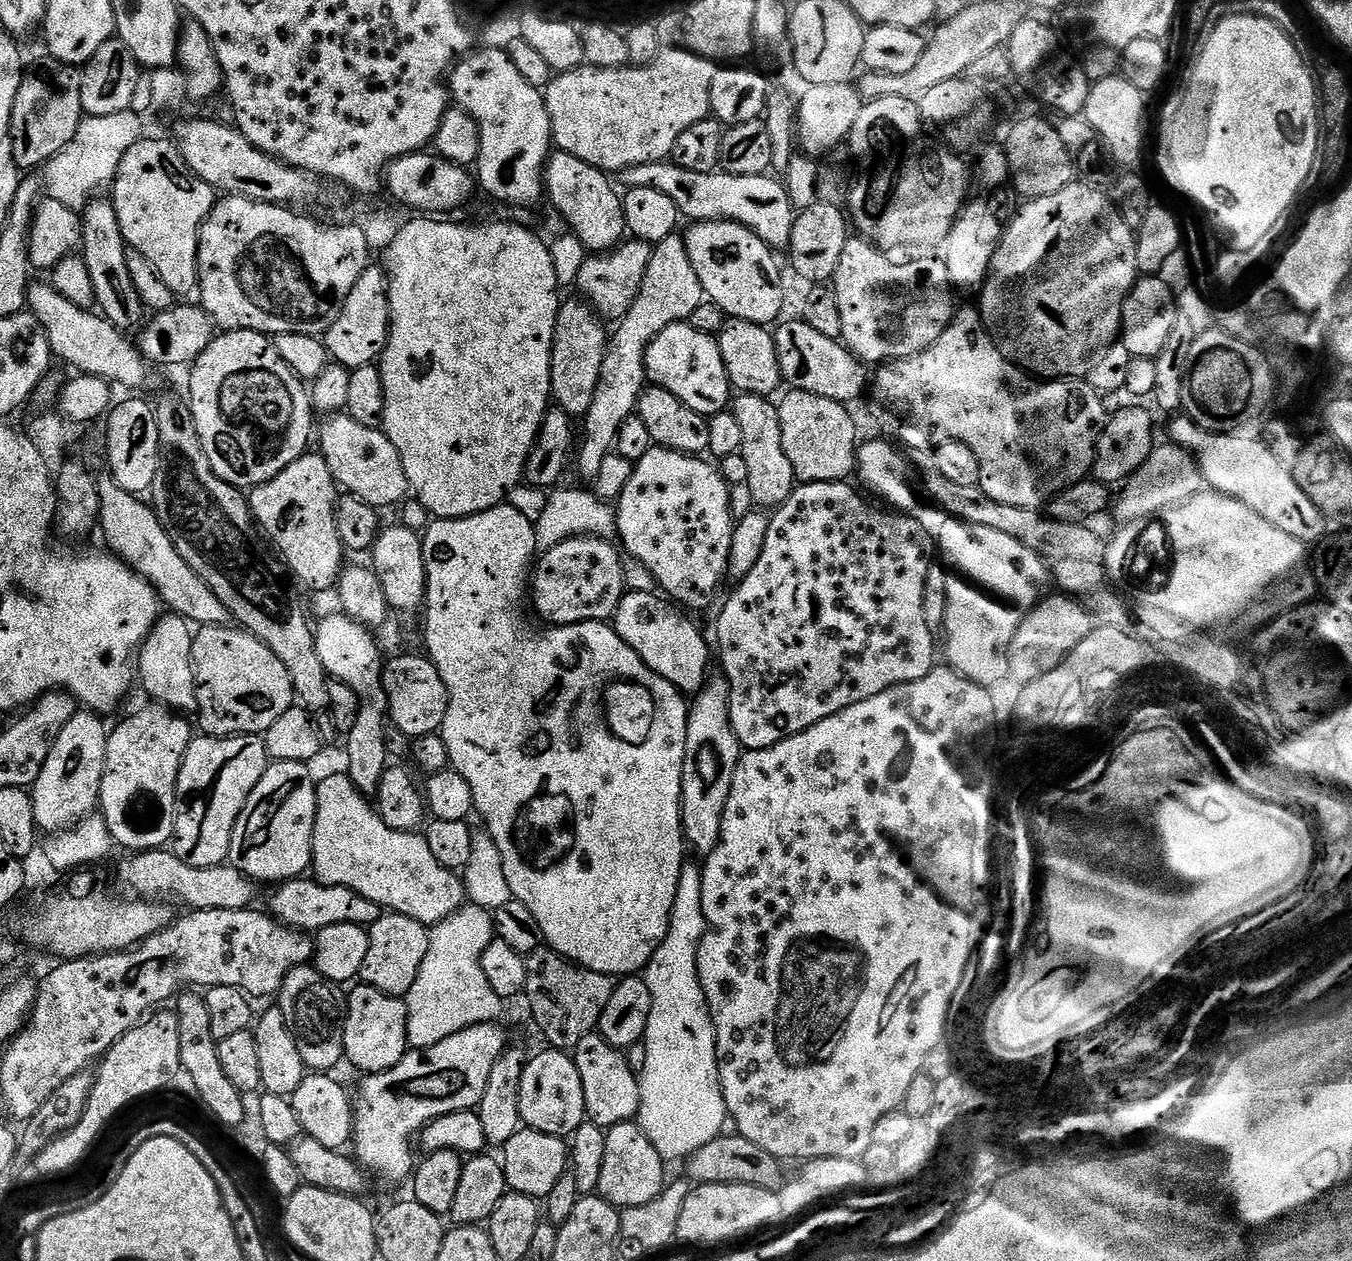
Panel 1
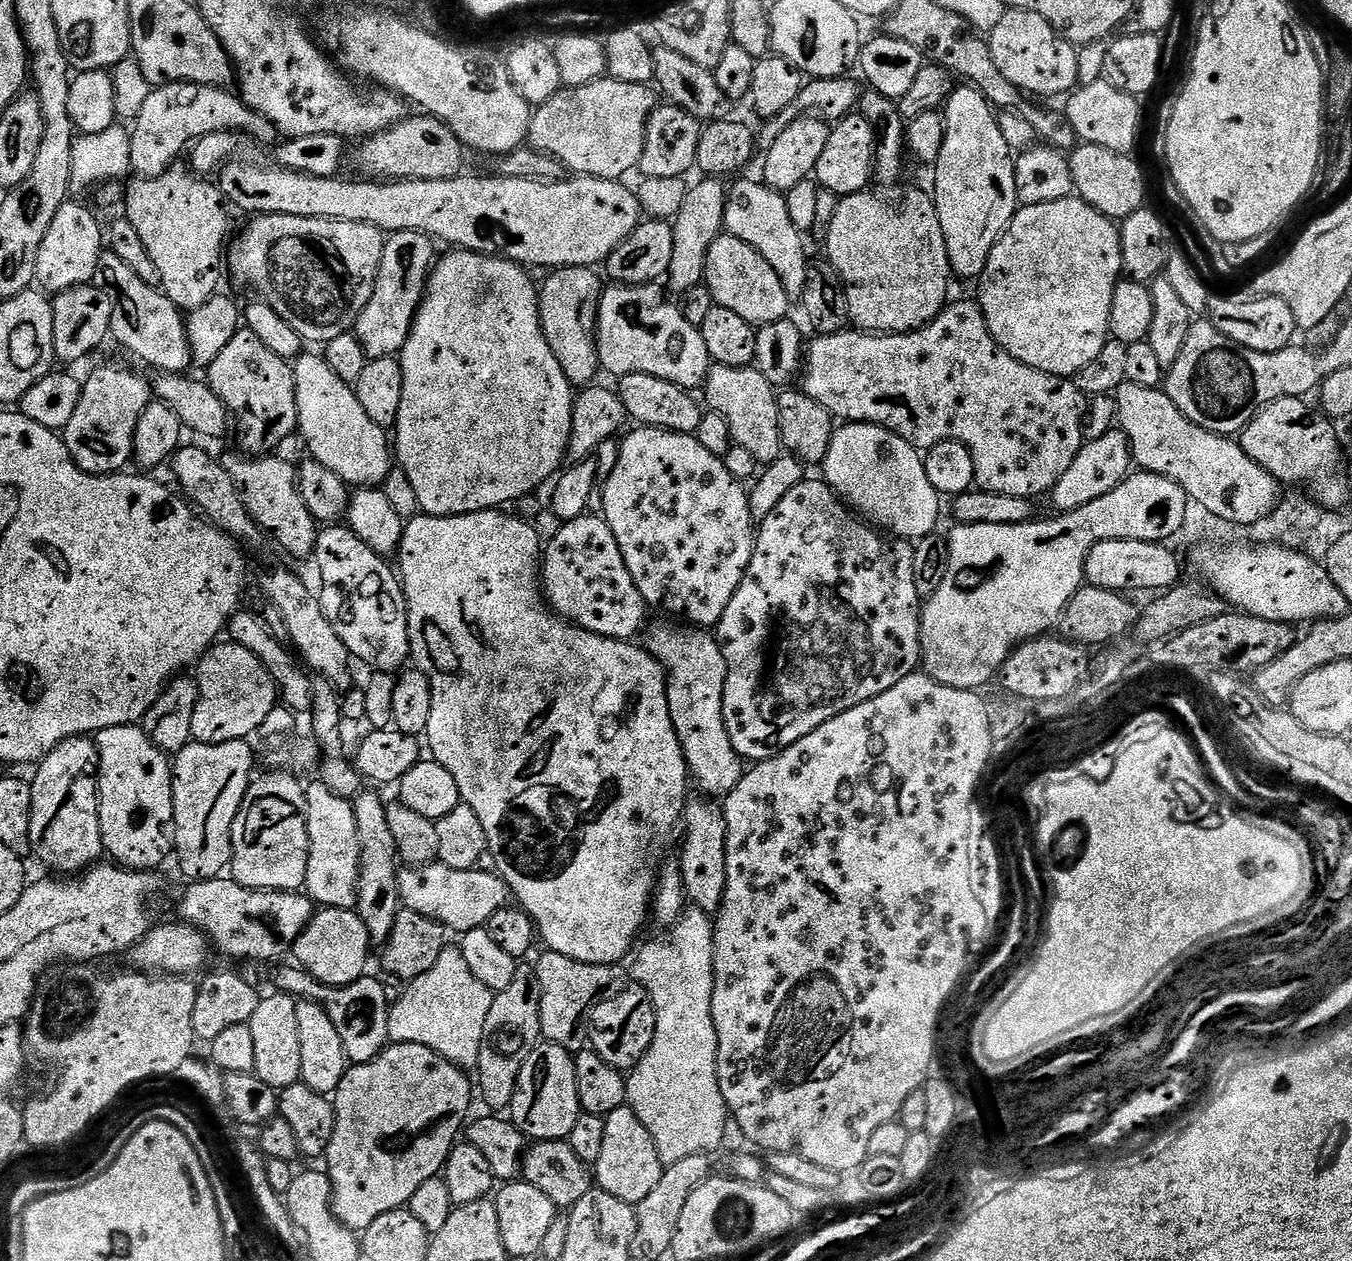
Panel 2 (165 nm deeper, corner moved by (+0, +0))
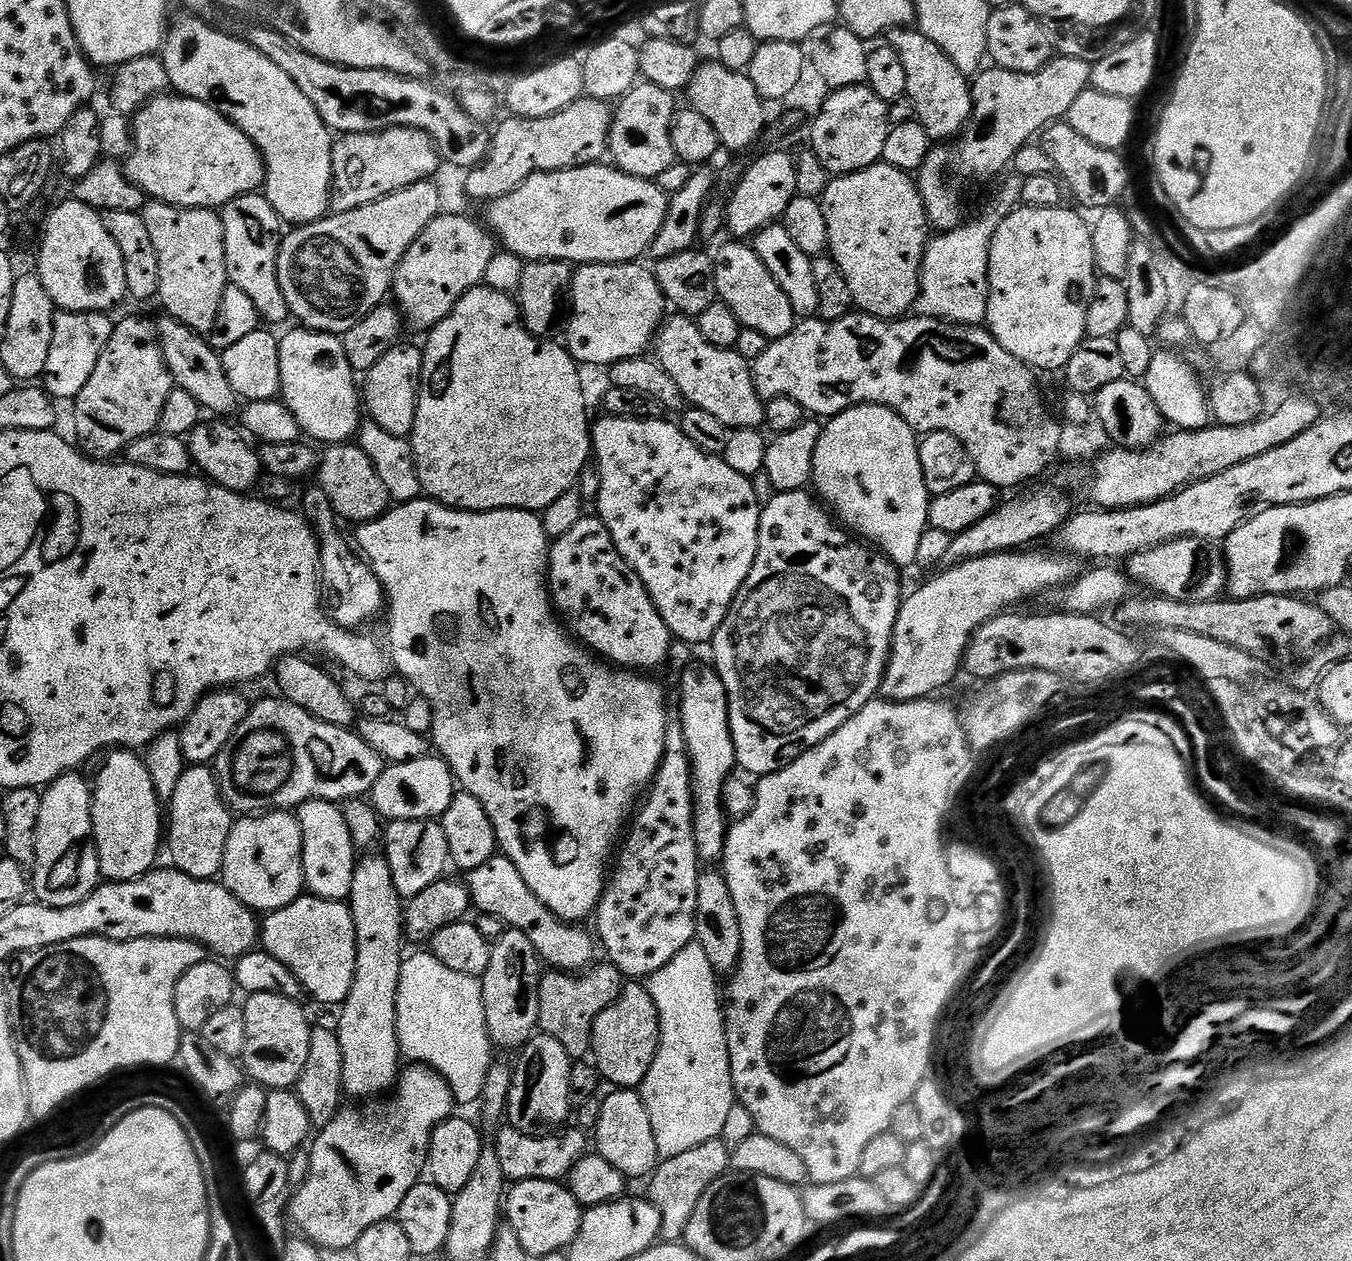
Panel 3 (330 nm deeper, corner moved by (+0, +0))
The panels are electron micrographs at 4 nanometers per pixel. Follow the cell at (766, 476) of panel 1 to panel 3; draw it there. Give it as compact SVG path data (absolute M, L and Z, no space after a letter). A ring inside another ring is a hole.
M672 314L660 325L654 337L654 358L674 378L678 390L693 408L714 414L730 430L765 427L765 401L754 386L750 362L731 348L719 348L702 338L695 319L683 314Z

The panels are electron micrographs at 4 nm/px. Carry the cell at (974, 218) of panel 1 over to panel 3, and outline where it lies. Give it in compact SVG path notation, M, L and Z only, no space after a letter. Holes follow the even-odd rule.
M915 27L895 28L887 33L886 40L898 58L902 58L902 67L906 70L906 96L912 102L914 119L934 142L948 142L959 137L972 116L972 84L969 77Z

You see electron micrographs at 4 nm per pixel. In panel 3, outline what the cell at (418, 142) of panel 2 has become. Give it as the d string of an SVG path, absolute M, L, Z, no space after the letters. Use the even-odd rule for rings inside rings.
M387 128L385 132L366 134L344 134L332 146L332 199L330 208L333 213L358 210L370 202L378 202L406 186L414 186L423 180L432 180L435 172L442 168L436 144L422 130L413 128Z

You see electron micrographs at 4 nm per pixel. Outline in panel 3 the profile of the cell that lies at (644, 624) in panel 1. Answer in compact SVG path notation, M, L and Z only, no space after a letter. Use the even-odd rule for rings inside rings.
M711 663L696 664L680 676L680 720L684 730L688 757L692 763L692 805L694 814L694 846L698 858L705 865L712 866L723 861L724 847L730 827L730 820L724 817L724 787L728 775L737 771L734 738L730 734L728 721L728 695L722 678Z

